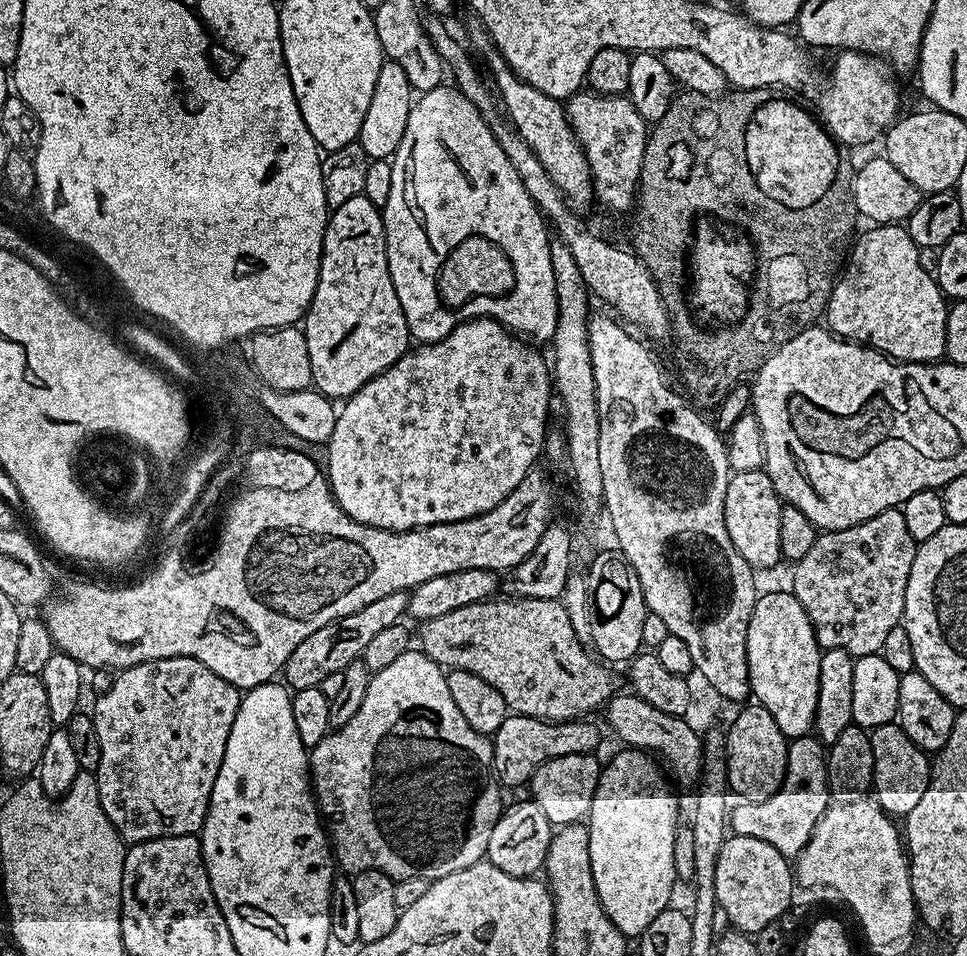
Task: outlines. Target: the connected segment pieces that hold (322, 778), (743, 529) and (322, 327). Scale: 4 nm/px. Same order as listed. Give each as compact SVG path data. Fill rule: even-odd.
M409 650L398 656L390 666L372 673L372 681L366 690L366 698L362 698L362 706L358 706L358 714L346 722L346 726L329 731L318 746L310 750L310 783L318 805L318 811L326 825L327 835L334 845L334 860L340 864L345 873L355 874L366 870L378 870L391 876L393 881L406 878L422 878L429 882L438 878L446 878L446 874L454 874L458 870L466 870L466 866L474 866L485 859L490 846L490 833L498 822L502 811L500 804L501 785L492 771L492 741L483 736L474 726L462 718L462 710L450 695L450 686L445 669L437 665L421 650Z
M738 472L729 479L724 503L726 534L730 534L734 550L738 550L738 554L742 554L742 558L746 558L746 562L754 570L772 568L776 563L781 563L778 546L778 518L781 507L780 495L774 490L774 484L770 482L767 472Z
M355 196L342 206L331 209L324 231L322 258L318 270L318 286L302 321L306 350L310 350L310 370L315 391L329 398L353 396L370 378L385 372L398 358L409 351L410 337L406 314L398 302L394 282L390 278L386 258L384 217L370 198Z

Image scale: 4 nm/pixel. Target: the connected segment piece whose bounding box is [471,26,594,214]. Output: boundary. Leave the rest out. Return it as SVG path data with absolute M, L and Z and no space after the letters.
M476 26L476 29L473 30L472 44L471 47L477 53L480 51L484 55L484 60L488 63L493 78L496 79L494 88L508 119L512 121L518 134L522 134L522 138L530 146L530 150L534 150L534 154L538 154L538 162L542 162L542 166L546 166L554 186L558 186L558 190L564 195L564 200L569 208L577 214L584 214L588 203L593 203L594 200L592 175L590 166L586 162L584 148L578 142L572 129L572 123L568 120L565 105L559 100L550 98L550 94L542 94L542 90L534 90L534 86L530 86L530 82L522 82L522 78L518 78L514 74L514 70L510 70L506 58L502 58L502 54L483 27Z

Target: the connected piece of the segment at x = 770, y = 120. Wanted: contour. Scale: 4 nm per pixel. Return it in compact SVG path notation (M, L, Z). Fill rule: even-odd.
M765 99L754 110L754 114L748 123L746 130L746 162L754 174L756 184L760 187L760 195L774 198L774 202L789 206L803 206L818 202L822 194L834 182L837 174L837 164L840 161L840 153L837 152L837 143L828 134L828 129L811 111L799 108L788 100Z

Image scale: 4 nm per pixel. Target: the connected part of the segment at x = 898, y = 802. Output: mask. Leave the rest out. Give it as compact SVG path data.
M896 722L871 729L870 746L874 750L874 778L872 779L874 799L888 816L907 817L908 812L914 810L914 806L918 806L922 794L926 794L930 775L929 753L914 746L914 742L906 738L906 734Z

